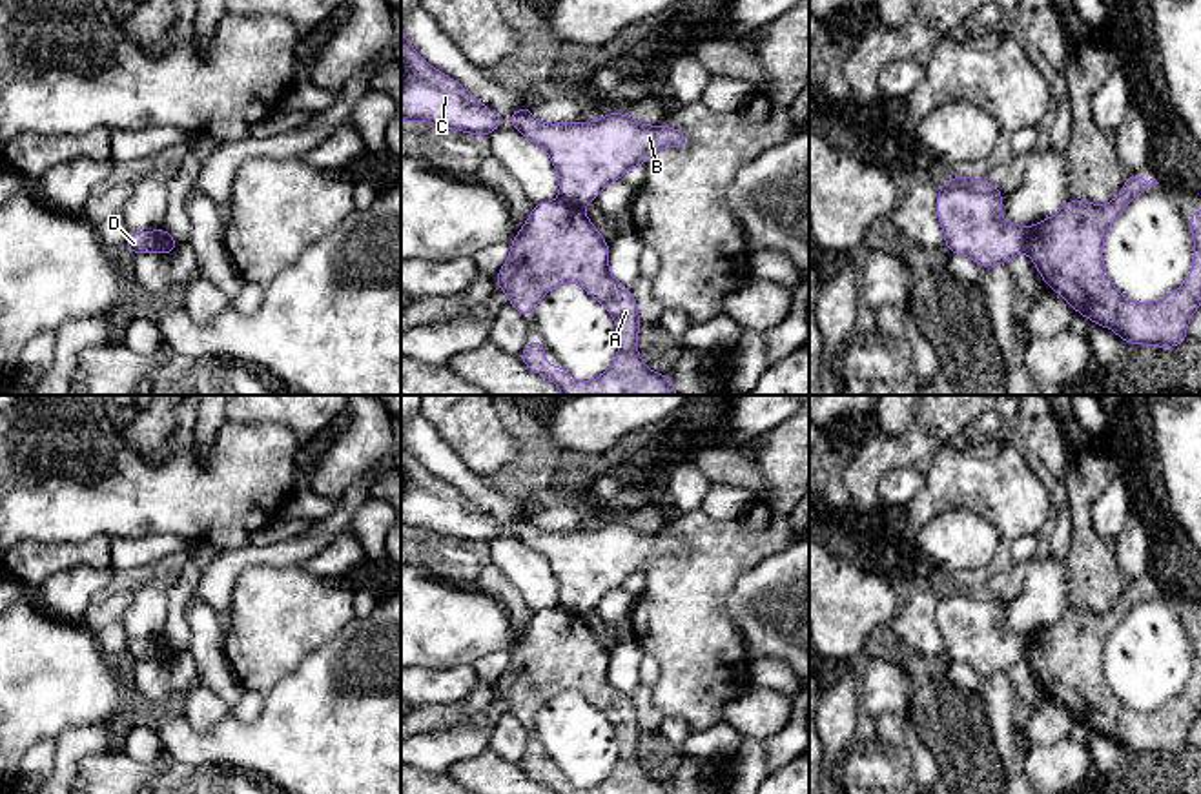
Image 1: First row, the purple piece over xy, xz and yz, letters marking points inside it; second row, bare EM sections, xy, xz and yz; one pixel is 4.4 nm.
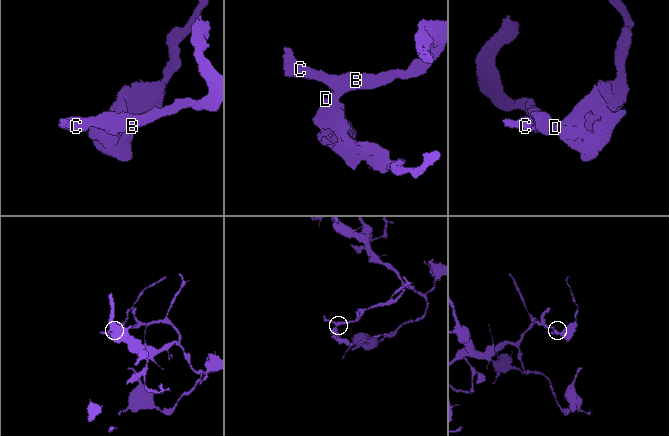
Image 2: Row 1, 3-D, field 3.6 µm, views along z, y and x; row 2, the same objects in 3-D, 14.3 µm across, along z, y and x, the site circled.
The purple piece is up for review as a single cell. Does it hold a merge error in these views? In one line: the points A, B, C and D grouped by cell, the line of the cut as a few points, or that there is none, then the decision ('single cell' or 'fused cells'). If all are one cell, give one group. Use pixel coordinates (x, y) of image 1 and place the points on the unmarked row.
A D / B C; cut in xy along (157, 638), (159, 651), (168, 661); fused cells

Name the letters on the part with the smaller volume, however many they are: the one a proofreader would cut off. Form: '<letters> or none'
A, D

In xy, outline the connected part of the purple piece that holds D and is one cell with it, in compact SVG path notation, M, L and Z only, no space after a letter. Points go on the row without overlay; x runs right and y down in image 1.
M159 637L146 639L146 641L142 641L142 639L131 641L126 645L126 654L131 659L129 663L146 661L146 659L160 659L166 665L169 665L169 661L160 652Z

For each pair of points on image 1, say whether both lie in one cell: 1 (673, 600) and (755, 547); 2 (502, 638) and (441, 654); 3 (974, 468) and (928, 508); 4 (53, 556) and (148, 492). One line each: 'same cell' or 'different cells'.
1: same cell
2: same cell
3: same cell
4: different cells

